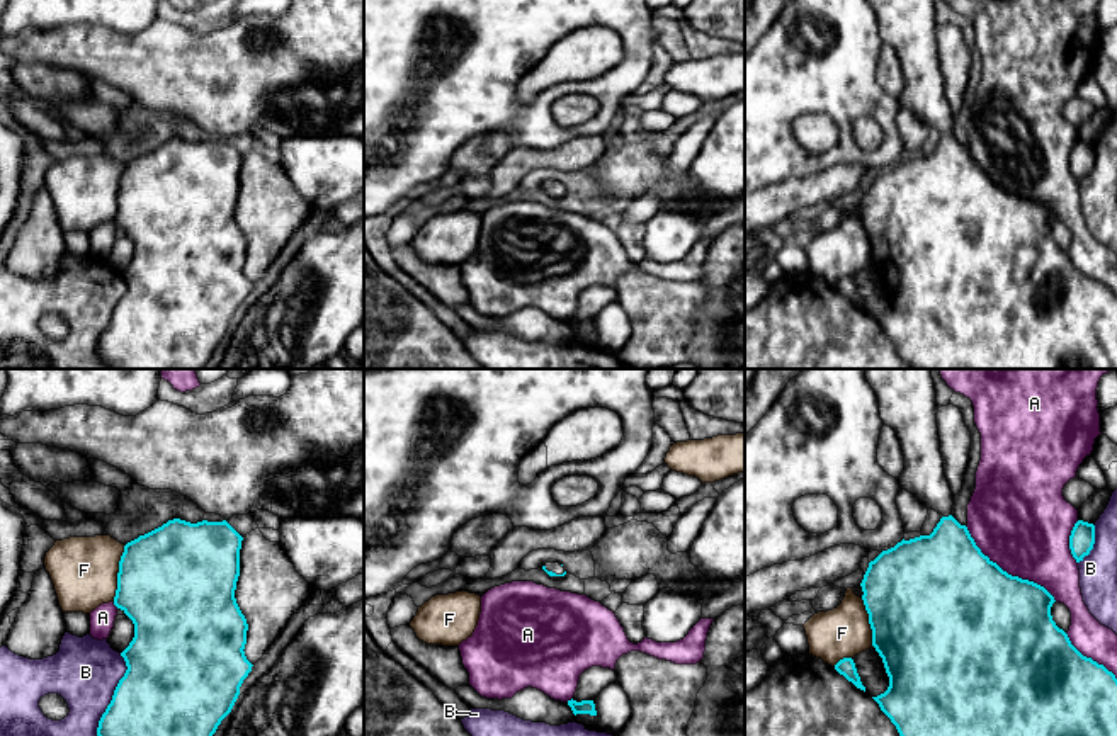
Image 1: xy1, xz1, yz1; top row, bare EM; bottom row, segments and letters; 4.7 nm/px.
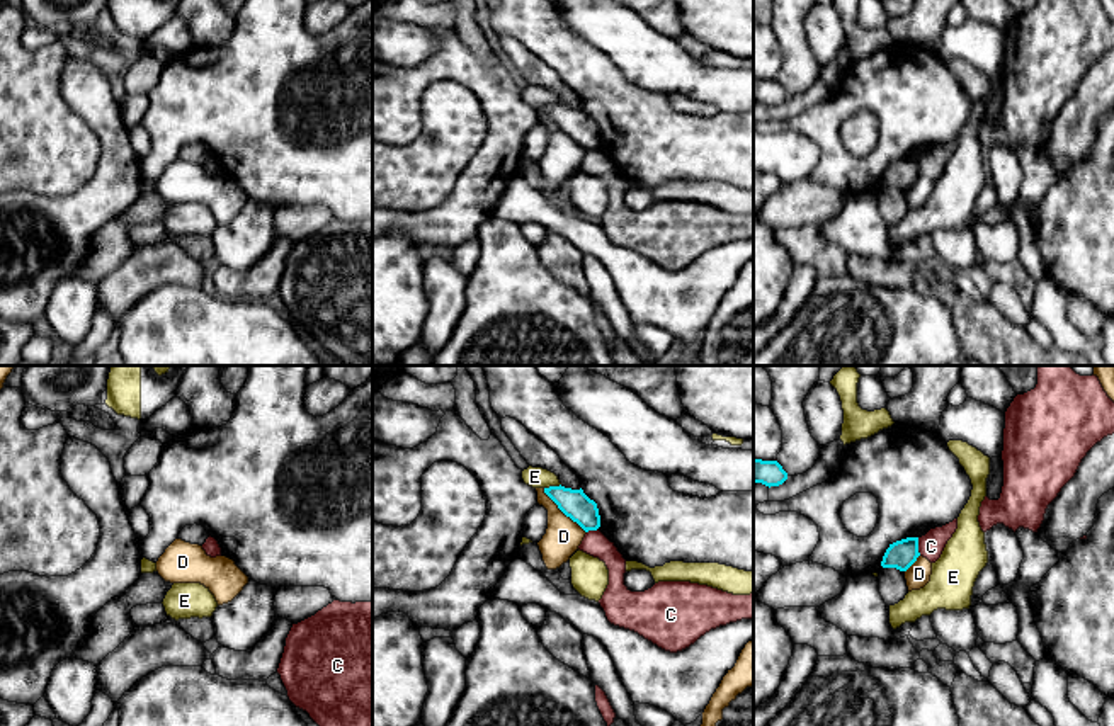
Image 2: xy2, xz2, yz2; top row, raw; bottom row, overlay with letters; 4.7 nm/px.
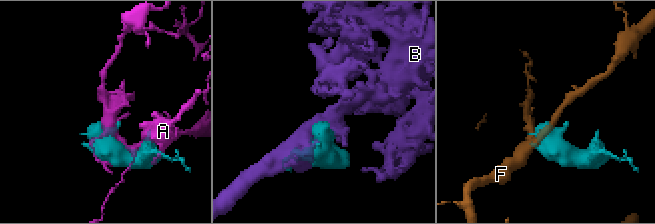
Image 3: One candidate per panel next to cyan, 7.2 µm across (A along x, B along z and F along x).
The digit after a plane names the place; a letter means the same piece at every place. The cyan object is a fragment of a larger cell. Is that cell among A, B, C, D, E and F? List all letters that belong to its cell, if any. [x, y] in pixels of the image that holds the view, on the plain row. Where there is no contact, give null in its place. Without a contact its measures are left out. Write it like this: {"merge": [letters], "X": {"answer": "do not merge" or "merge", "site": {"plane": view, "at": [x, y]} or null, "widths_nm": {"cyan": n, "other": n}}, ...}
{"merge": [], "A": {"answer": "do not merge", "site": {"plane": "yz1", "at": [1005, 191]}, "widths_nm": {"cyan": 500, "other": 460}}, "B": {"answer": "do not merge", "site": {"plane": "xy1", "at": [111, 320]}, "widths_nm": {"cyan": 500, "other": 320}}, "C": {"answer": "do not merge", "site": {"plane": "yz2", "at": [917, 165]}, "widths_nm": {"cyan": 140, "other": 120}}, "D": {"answer": "do not merge", "site": {"plane": "xz2", "at": [563, 131]}, "widths_nm": {"cyan": 140, "other": 170}}, "E": {"answer": "do not merge", "site": {"plane": "xz2", "at": [551, 106]}, "widths_nm": {"cyan": 140, "other": 100}}, "F": {"answer": "do not merge", "site": {"plane": "xy1", "at": [118, 192]}, "widths_nm": {"cyan": 500, "other": 320}}}

